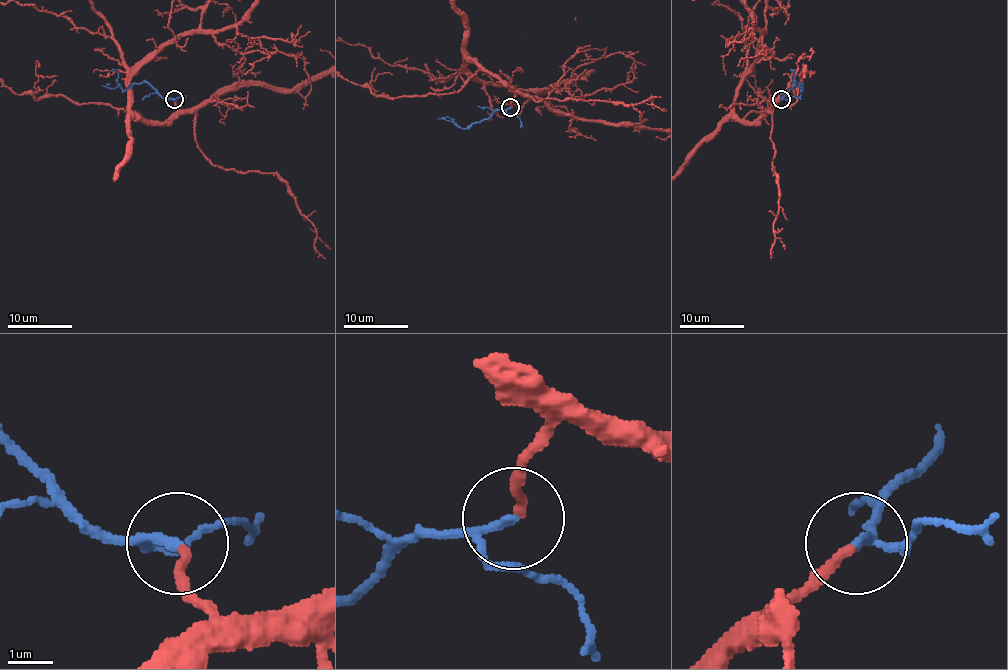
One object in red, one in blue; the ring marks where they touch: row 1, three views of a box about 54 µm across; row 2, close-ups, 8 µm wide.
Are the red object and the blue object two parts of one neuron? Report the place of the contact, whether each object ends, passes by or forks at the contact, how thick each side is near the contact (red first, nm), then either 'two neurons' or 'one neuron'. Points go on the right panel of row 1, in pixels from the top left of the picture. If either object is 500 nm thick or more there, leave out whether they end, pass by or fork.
(781, 99) | red ends | blue passes by | 200/140 nm | one neuron

